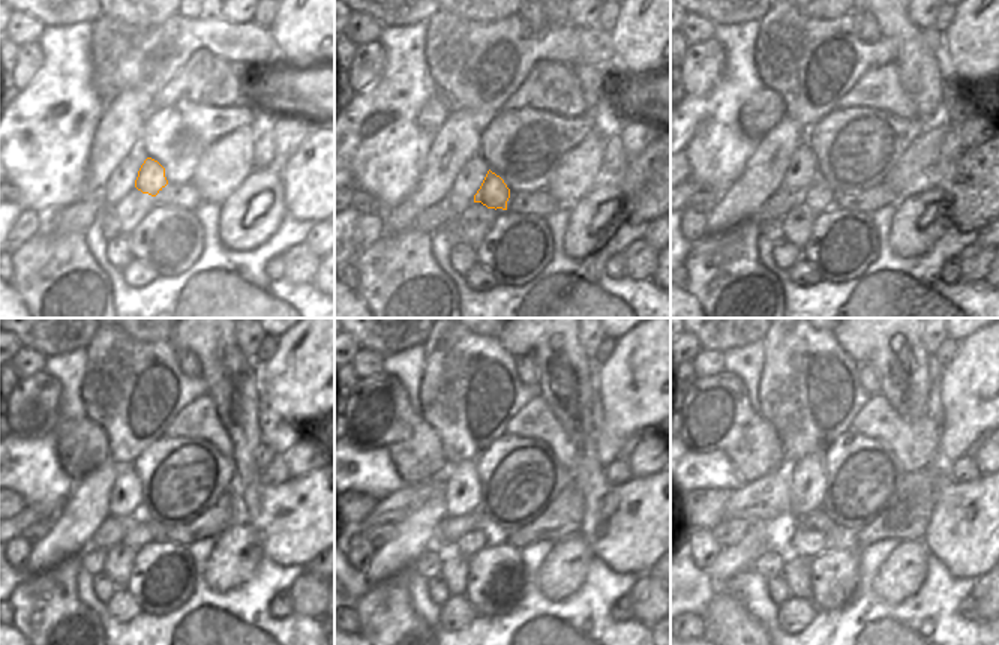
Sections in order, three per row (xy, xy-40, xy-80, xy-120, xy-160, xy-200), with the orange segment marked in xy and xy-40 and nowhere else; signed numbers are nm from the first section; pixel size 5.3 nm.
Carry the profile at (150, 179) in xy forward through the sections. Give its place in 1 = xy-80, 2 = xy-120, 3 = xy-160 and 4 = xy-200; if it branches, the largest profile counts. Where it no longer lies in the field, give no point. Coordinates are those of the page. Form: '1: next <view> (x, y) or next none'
1: next xy-80 (819, 197)
2: next xy-120 (144, 533)
3: next xy-160 (468, 543)
4: next xy-200 (798, 540)

